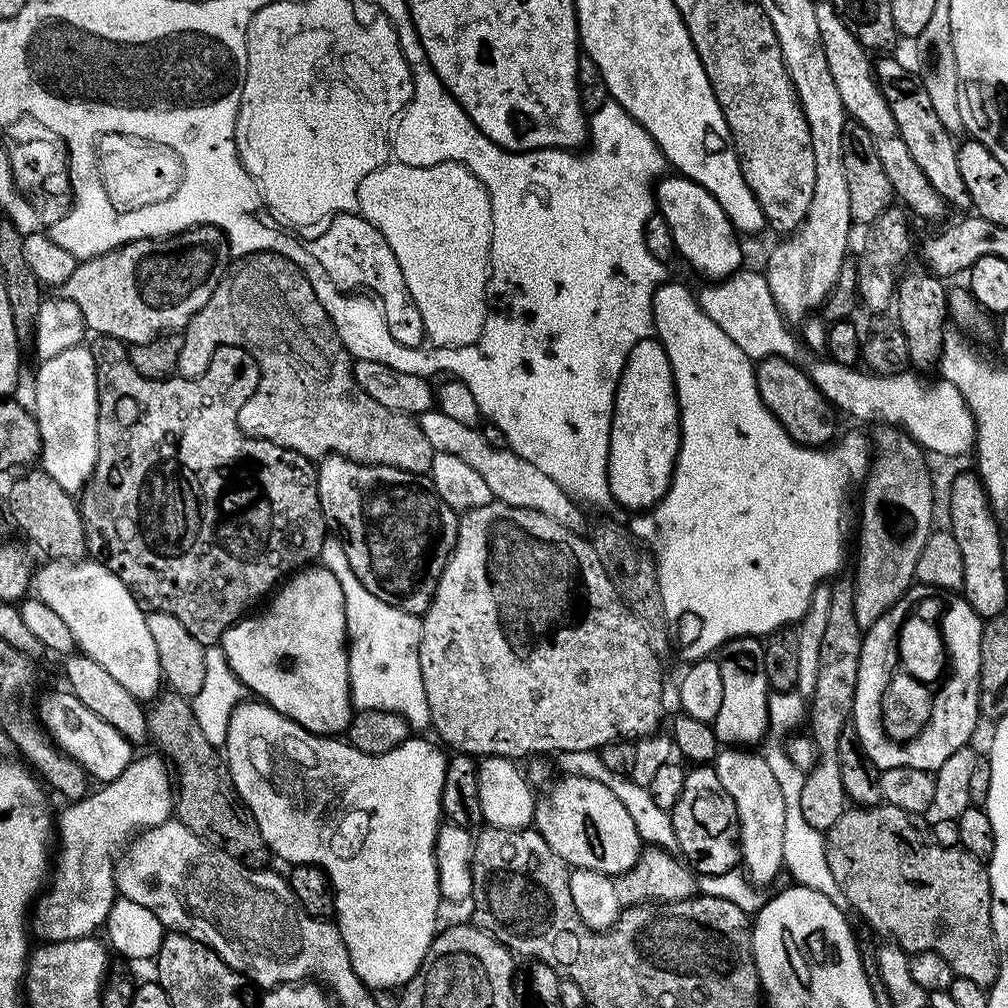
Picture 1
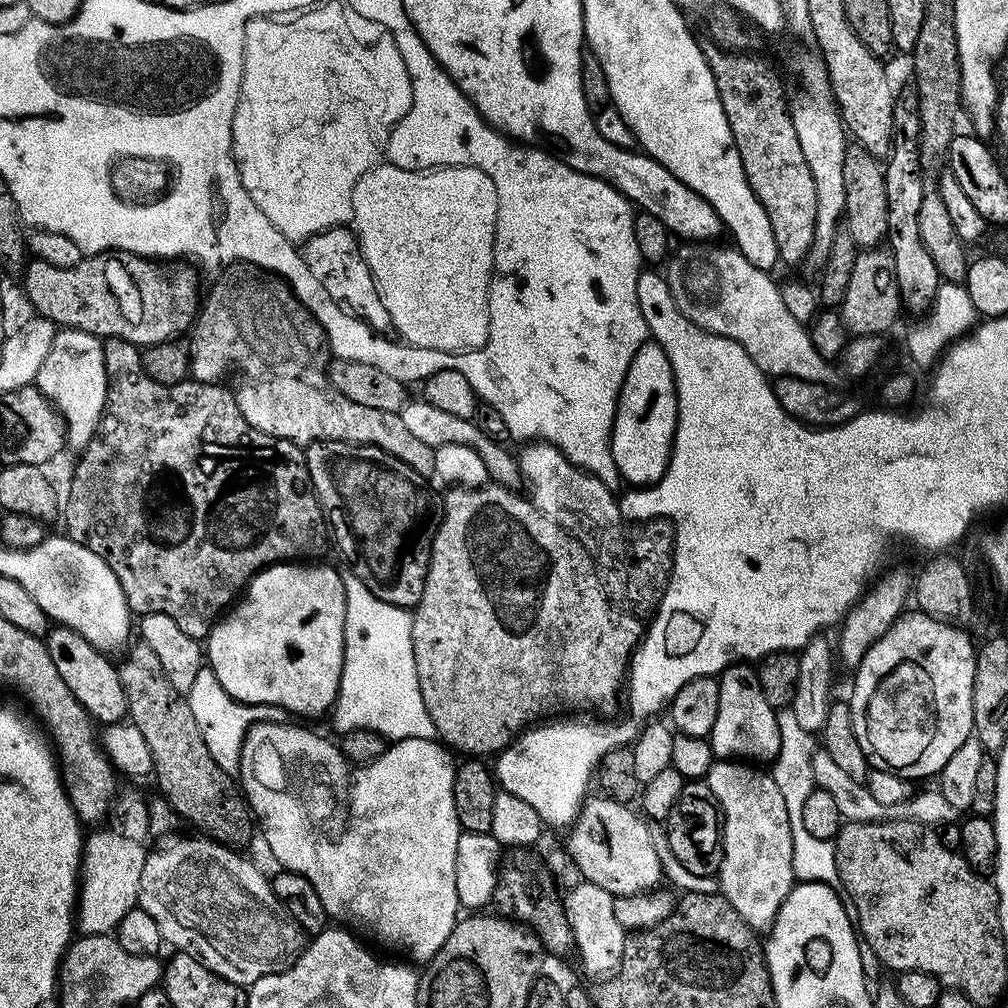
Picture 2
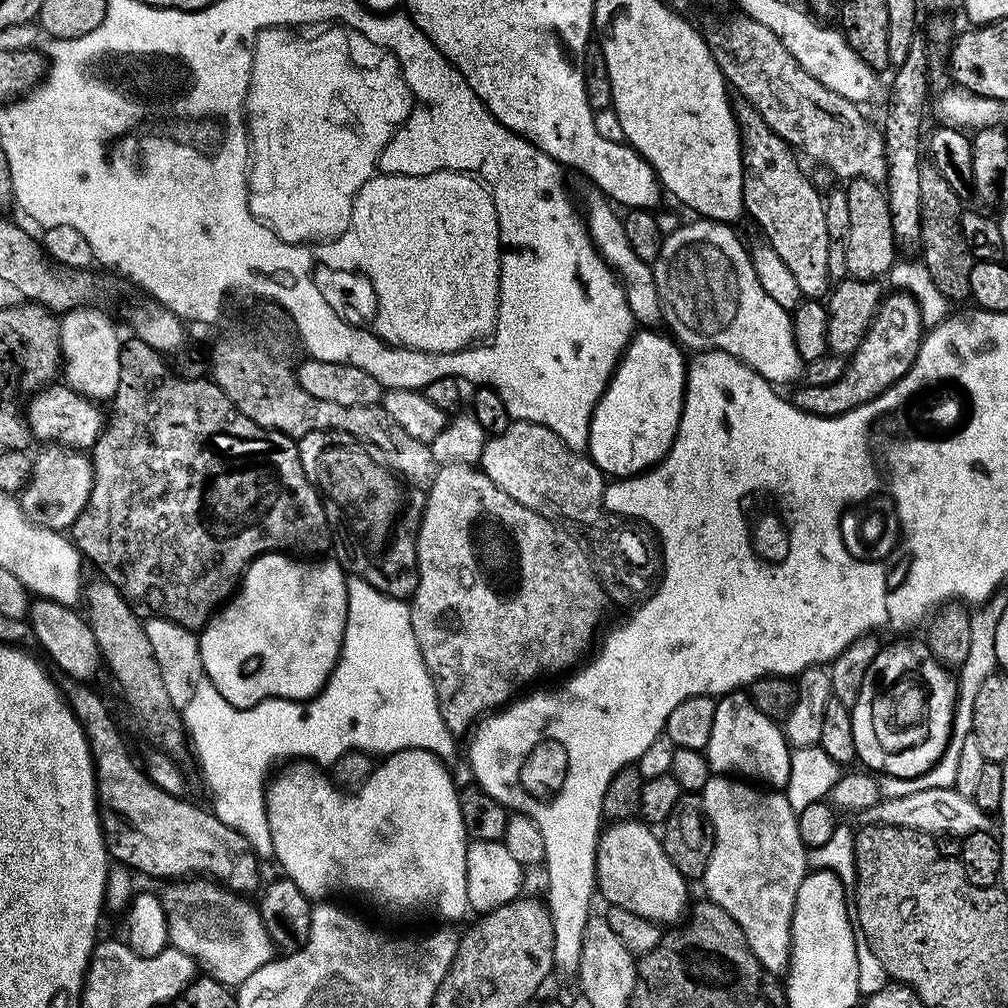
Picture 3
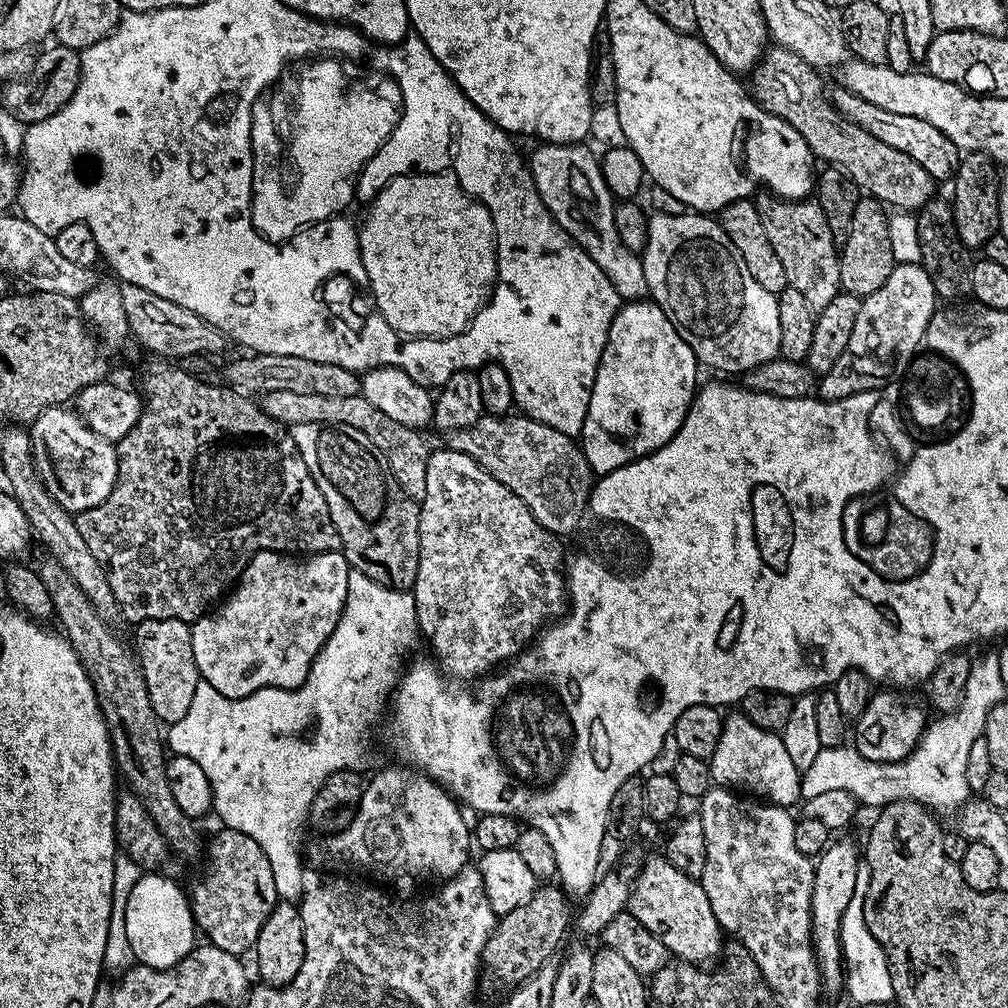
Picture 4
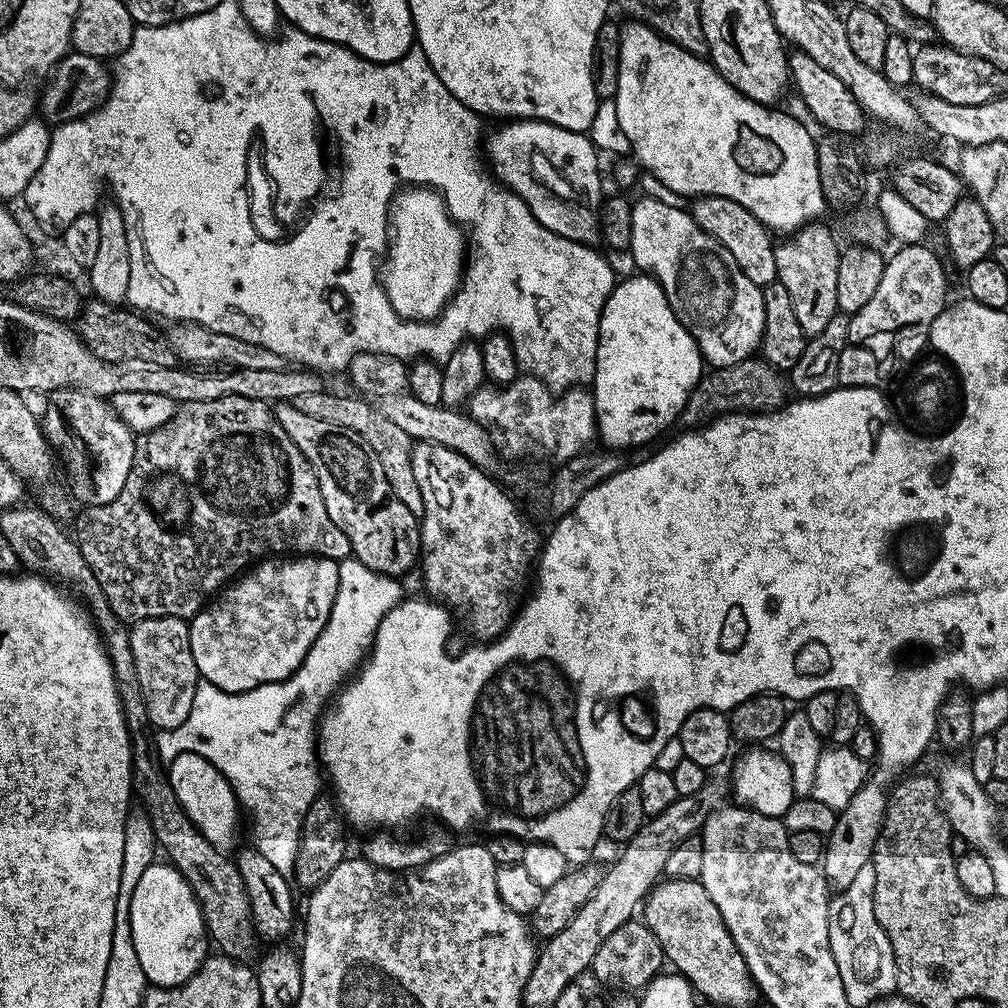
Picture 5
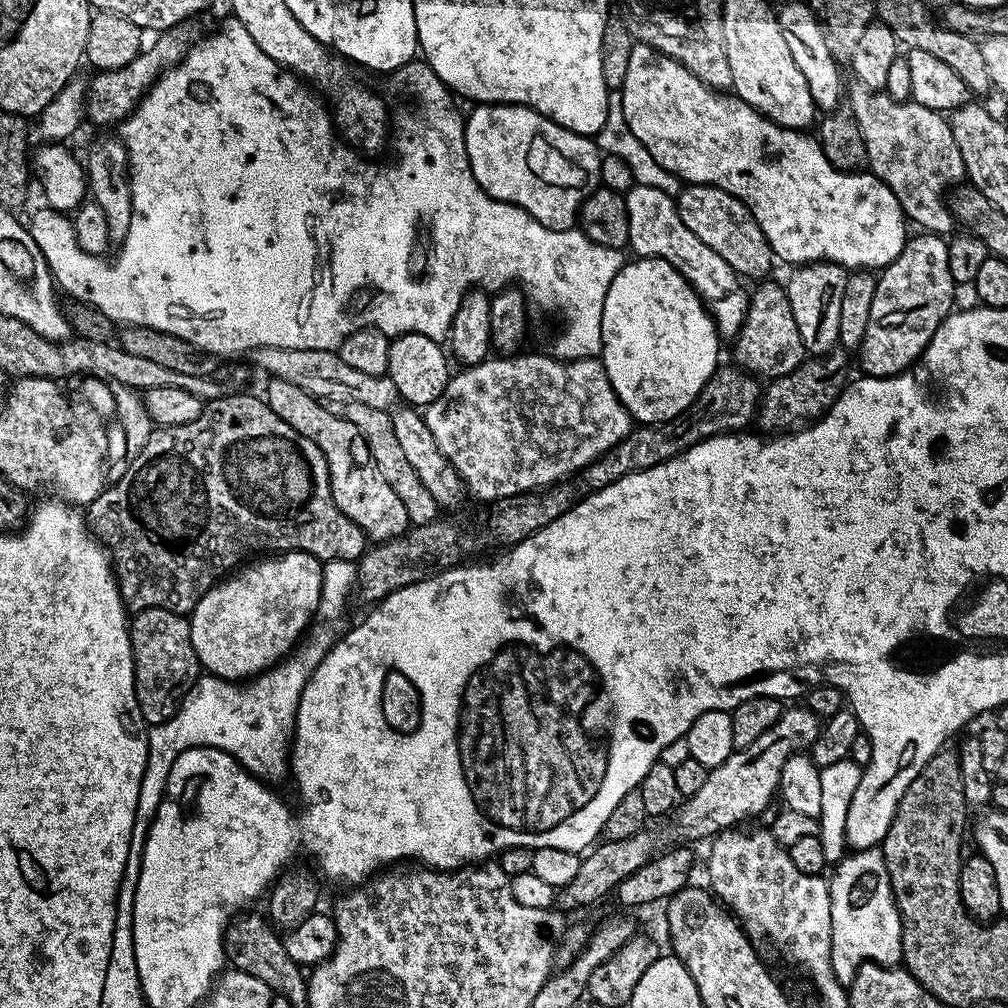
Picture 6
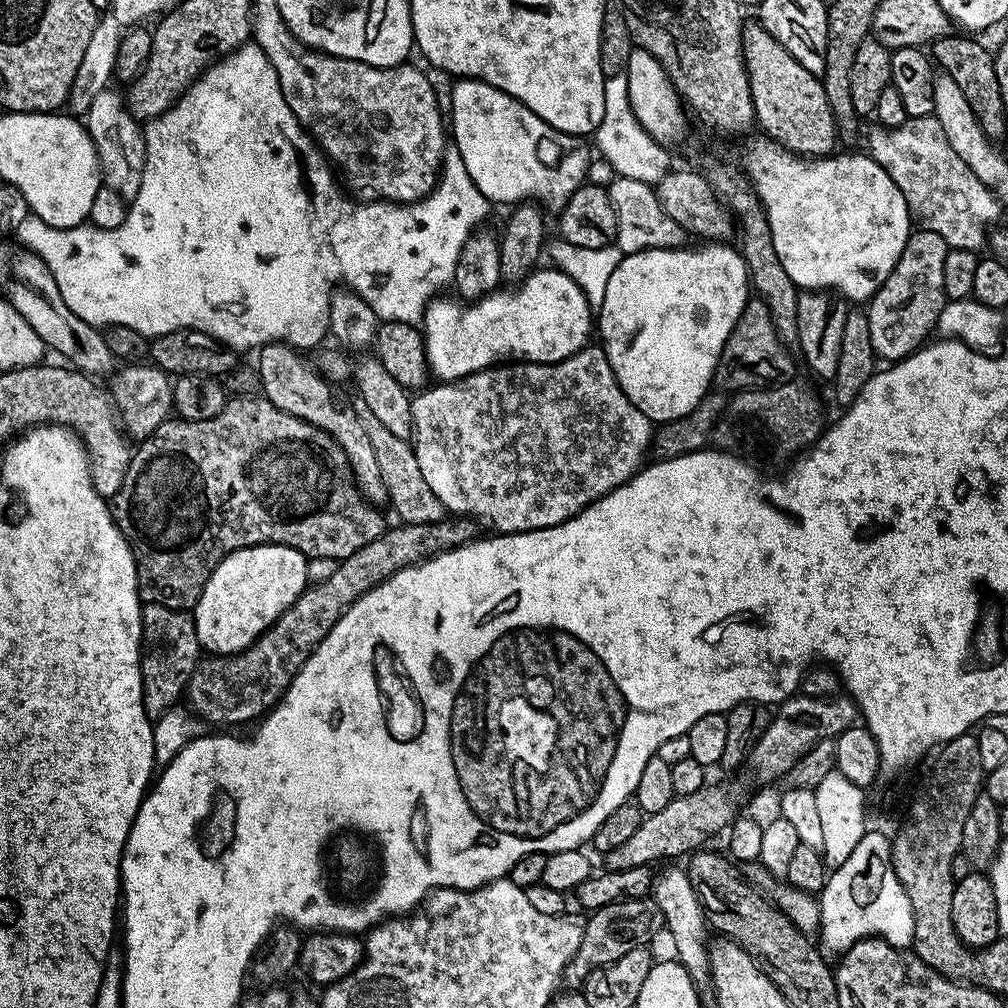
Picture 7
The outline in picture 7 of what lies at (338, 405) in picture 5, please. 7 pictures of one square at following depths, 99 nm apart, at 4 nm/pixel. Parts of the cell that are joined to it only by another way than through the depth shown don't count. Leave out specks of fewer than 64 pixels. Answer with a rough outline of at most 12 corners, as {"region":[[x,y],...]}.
{"region":[[351,401],[405,524],[433,524],[446,509],[418,466],[415,447]]}

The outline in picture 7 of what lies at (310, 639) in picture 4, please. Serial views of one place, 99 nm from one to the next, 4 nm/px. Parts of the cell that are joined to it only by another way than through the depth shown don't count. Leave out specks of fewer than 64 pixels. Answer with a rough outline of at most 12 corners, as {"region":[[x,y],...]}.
{"region":[[231,552],[194,609],[201,649],[234,656],[304,593],[309,557]]}

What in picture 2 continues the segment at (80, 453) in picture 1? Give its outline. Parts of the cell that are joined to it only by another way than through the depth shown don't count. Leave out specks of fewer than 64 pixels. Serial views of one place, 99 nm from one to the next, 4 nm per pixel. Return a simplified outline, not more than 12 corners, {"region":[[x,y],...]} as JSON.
{"region":[[60,328],[35,387],[83,450],[108,393],[104,340]]}

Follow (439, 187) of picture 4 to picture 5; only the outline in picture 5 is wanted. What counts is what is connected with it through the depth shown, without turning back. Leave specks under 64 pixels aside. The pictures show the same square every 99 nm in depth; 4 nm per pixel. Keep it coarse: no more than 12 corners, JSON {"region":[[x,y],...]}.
{"region":[[435,188],[388,208],[382,287],[436,320],[462,284],[466,236]]}

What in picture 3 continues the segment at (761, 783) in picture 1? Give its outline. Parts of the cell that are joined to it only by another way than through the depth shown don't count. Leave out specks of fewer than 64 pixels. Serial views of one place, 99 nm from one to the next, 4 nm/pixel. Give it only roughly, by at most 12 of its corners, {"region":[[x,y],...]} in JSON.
{"region":[[713,774],[703,895],[787,973],[810,871],[783,791]]}

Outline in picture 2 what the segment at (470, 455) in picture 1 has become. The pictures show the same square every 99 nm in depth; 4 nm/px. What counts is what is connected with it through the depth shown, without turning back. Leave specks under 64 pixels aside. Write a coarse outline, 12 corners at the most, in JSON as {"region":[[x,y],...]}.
{"region":[[409,399],[399,413],[414,438],[434,449],[470,446],[482,454],[489,477],[515,489],[522,480],[517,457],[479,429]]}

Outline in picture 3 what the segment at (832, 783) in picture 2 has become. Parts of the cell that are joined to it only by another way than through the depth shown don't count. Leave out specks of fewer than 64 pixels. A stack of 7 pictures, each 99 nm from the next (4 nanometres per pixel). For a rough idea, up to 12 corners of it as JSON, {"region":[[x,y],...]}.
{"region":[[955,787],[881,799],[865,825],[961,838],[991,817]]}

